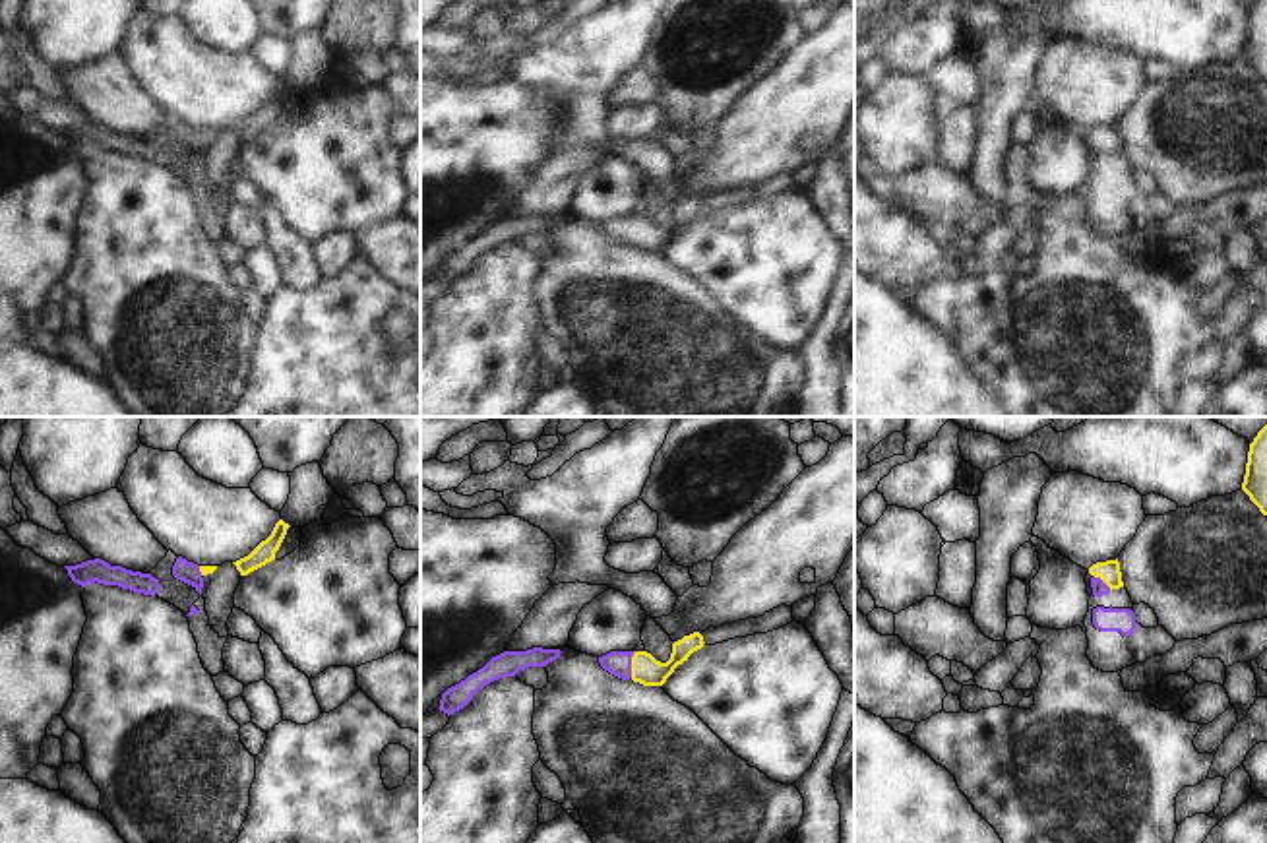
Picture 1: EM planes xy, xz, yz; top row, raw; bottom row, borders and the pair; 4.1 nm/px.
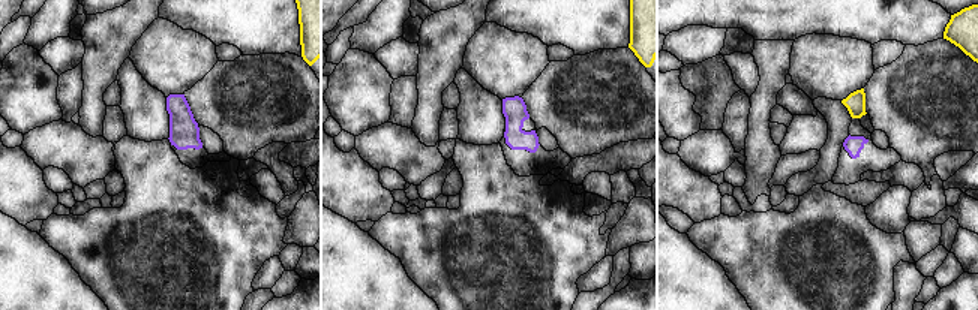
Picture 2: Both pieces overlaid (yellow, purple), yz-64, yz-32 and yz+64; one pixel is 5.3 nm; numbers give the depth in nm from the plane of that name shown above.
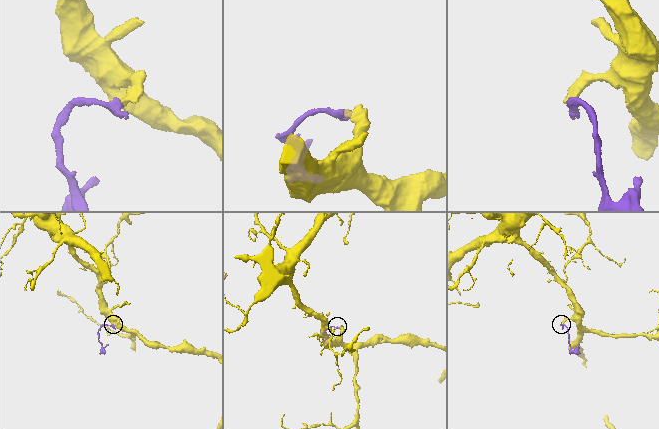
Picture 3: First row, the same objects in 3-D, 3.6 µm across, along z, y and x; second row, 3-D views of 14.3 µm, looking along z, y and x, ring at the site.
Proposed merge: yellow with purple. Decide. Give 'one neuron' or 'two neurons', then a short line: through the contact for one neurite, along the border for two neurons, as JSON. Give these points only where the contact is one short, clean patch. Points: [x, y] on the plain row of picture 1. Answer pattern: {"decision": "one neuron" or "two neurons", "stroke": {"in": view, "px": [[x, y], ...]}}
{"decision": "one neuron", "stroke": {"in": "xz", "px": [[646, 235], [632, 231], [618, 229]]}}

